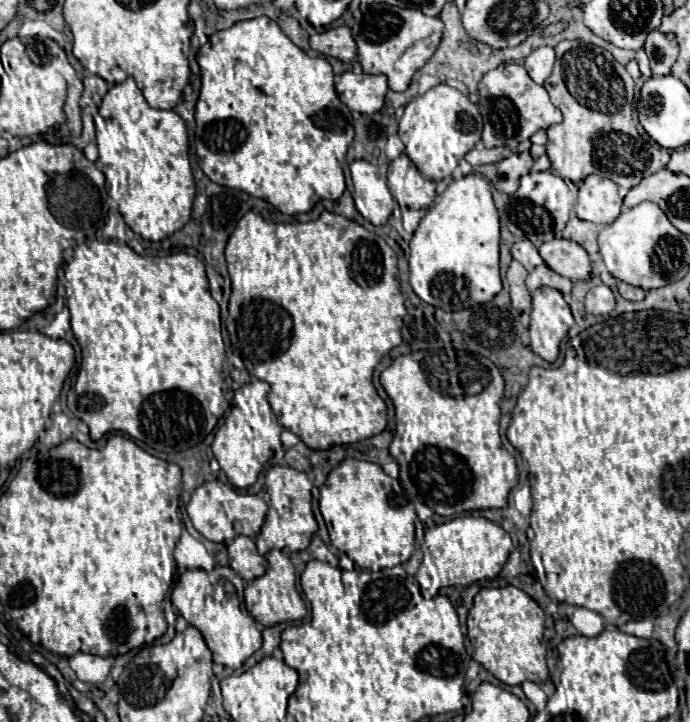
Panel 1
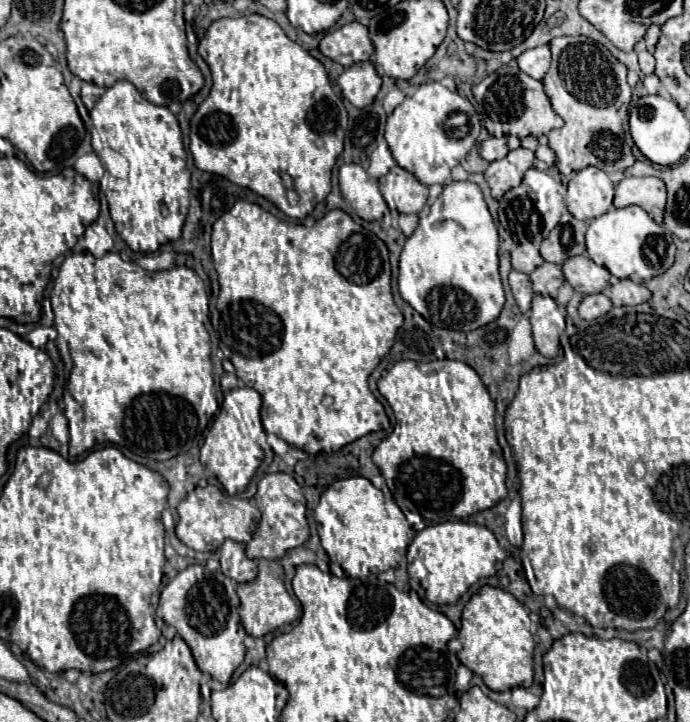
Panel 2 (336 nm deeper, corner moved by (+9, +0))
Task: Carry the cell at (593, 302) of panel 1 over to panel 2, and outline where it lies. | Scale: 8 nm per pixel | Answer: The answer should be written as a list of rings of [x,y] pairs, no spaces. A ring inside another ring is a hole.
[[[599,292],[599,294],[589,294],[589,296],[583,296],[581,304],[579,304],[579,316],[583,320],[595,320],[603,314],[607,314],[611,310],[611,300],[607,298],[607,294]]]

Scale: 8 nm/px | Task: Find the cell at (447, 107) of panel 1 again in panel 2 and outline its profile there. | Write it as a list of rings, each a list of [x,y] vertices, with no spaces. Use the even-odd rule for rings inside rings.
[[[433,82],[421,84],[393,110],[387,120],[385,140],[395,162],[415,174],[421,184],[431,186],[443,184],[451,176],[451,168],[457,166],[477,144],[479,132],[481,122],[473,104],[443,84]]]

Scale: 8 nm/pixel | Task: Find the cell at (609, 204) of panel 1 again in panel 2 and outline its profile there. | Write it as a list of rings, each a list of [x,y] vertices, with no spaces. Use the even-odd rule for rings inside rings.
[[[587,166],[569,180],[565,202],[577,220],[599,218],[613,206],[613,182],[603,170]]]

